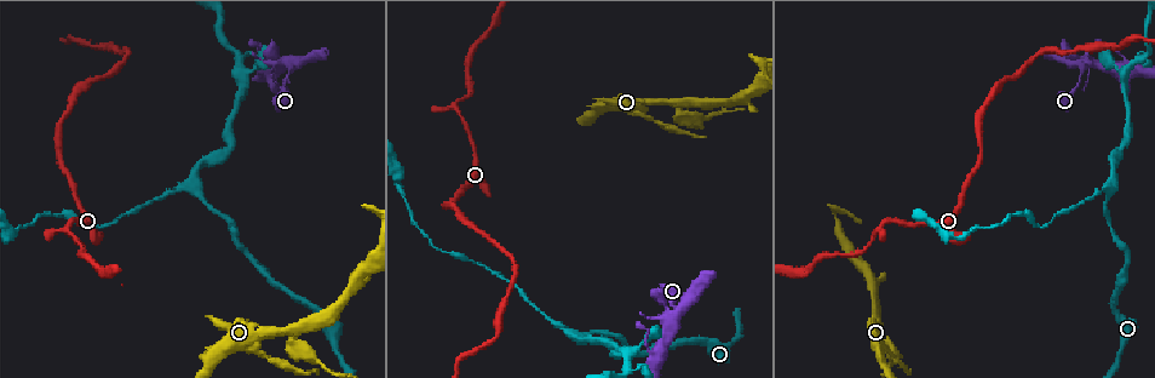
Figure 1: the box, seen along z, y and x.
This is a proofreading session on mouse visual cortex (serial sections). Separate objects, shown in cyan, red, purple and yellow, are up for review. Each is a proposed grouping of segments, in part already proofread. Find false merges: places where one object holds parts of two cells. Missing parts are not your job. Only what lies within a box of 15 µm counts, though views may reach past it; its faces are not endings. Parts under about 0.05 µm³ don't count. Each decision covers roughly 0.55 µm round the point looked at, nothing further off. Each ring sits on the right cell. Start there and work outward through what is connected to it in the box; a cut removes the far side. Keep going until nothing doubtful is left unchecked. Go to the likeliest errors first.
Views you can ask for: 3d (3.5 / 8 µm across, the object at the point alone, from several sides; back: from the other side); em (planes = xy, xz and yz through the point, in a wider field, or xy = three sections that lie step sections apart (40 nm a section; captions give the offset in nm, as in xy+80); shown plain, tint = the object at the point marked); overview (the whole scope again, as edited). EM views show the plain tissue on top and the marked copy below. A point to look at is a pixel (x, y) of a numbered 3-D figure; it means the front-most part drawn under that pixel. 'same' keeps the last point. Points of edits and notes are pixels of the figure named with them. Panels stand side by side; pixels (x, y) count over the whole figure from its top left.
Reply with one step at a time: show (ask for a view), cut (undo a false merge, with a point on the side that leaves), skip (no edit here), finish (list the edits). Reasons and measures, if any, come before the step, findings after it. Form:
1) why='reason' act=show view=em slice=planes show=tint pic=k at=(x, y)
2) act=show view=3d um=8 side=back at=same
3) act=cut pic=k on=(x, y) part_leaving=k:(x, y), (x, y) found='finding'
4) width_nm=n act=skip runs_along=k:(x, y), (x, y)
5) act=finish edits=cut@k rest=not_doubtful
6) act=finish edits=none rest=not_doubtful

why='side arm on a straight run' act=show view=3d um=8 pic=1 at=(287, 331)

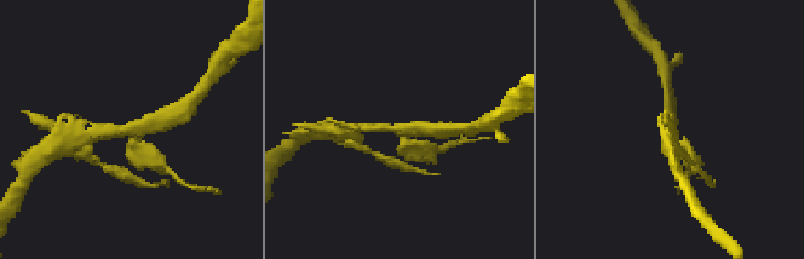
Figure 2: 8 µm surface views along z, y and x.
arms=3 arm_widths_nm=250,250,300 why='shape alone is not enough' act=show view=em slice=xy step=3 show=tint pic=2 at=(129, 131)

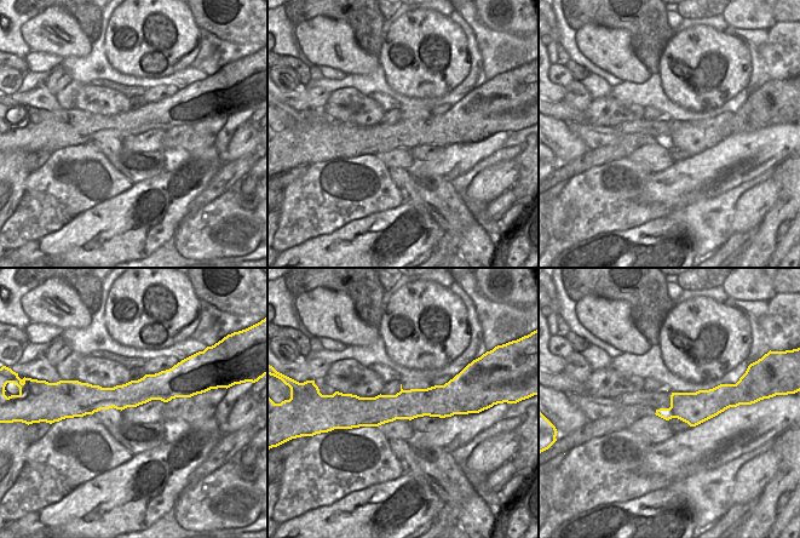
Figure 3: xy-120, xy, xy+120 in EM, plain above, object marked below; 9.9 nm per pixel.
act=skip runs_along=2:(91, 134), (138, 130), (161, 118) found='all the same cell'

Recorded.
why='abrupt turn' act=show view=3d um=3.5 pic=1 at=(580, 333)

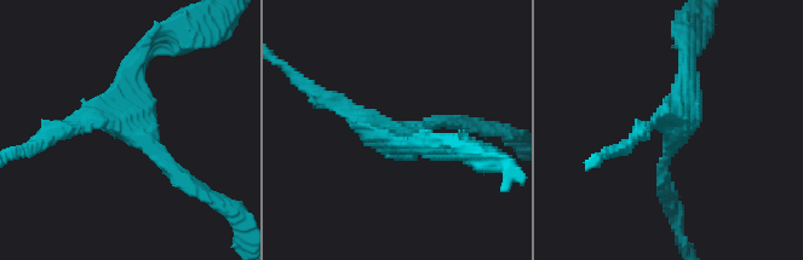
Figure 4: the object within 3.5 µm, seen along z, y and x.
arms=3 arm_widths_nm=200,200,250 why='shape alone is not enough' act=show view=em slice=xy step=3 show=tint pic=4 at=(681, 121)

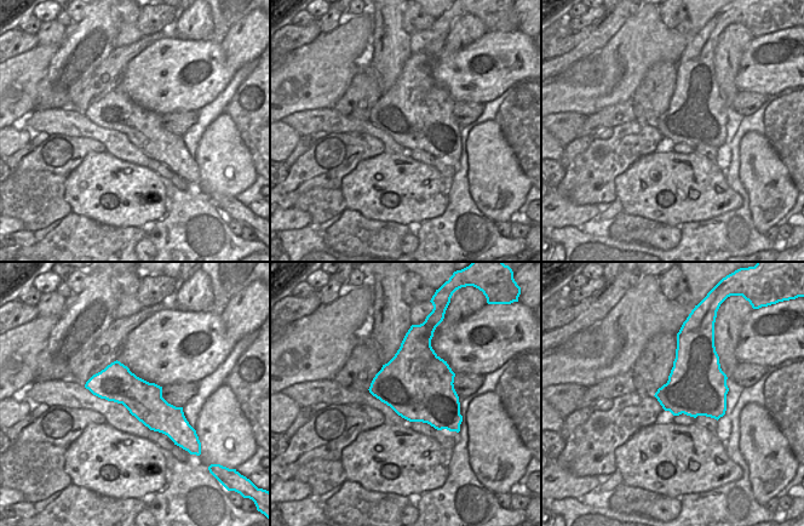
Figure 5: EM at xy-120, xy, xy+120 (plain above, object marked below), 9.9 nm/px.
why='cut it another way' act=show view=em slice=xy step=5 show=tint at=same

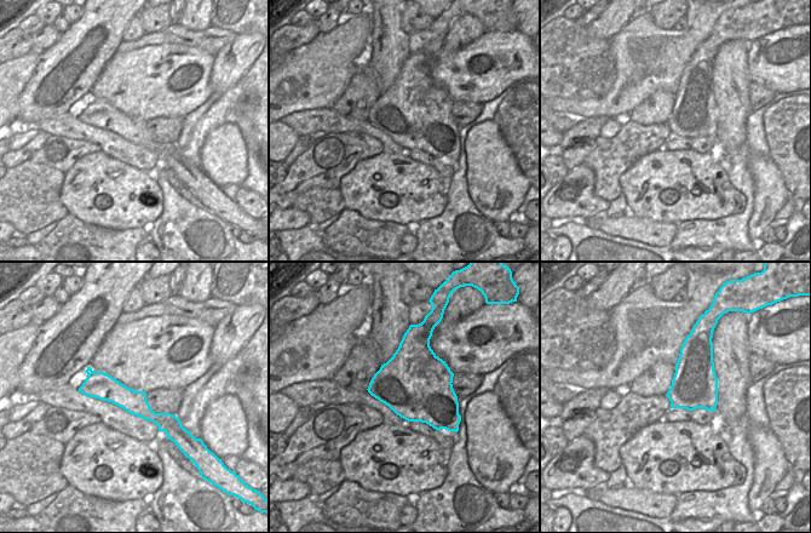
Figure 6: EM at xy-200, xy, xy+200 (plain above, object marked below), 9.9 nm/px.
act=skip runs_along=4:(181, 175), (125, 120), (143, 46) found='all the same cell'

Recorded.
why='abrupt turn' act=show view=3d um=3.5 side=back pic=1 at=(880, 225)

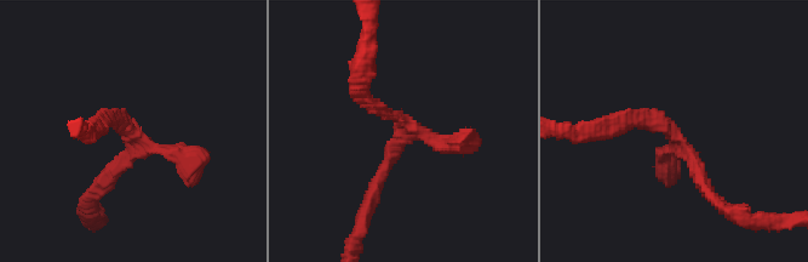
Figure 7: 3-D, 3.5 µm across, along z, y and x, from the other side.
why='need the tissue' act=show view=em slice=xy step=2 show=tint pic=7 at=(680, 138)

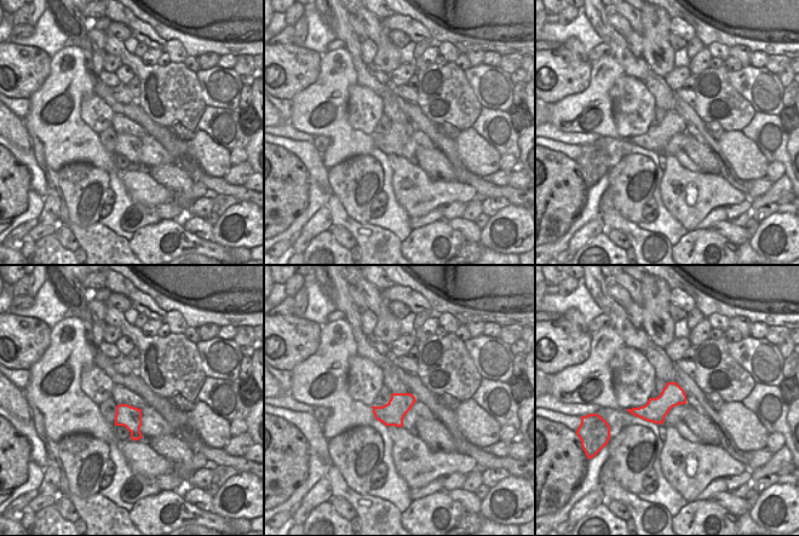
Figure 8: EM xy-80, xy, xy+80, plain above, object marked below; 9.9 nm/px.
width_nm=240 act=skip runs_along=7:(615, 124), (659, 120), (715, 199) found='all the same cell'

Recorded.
act=finish edits=none rest=not_doubtful

